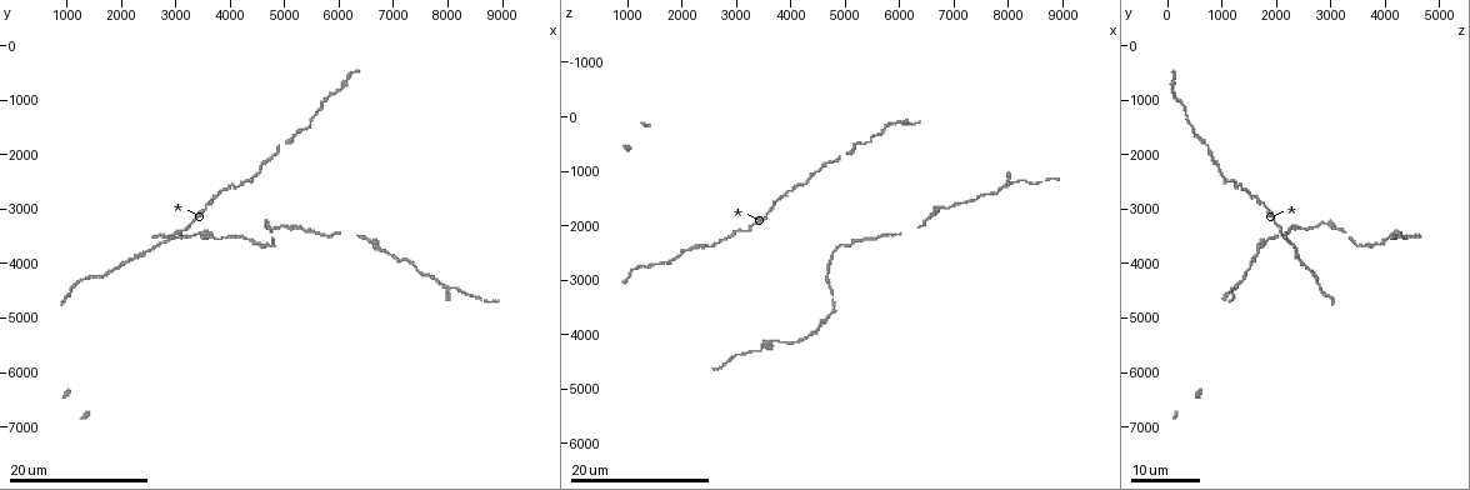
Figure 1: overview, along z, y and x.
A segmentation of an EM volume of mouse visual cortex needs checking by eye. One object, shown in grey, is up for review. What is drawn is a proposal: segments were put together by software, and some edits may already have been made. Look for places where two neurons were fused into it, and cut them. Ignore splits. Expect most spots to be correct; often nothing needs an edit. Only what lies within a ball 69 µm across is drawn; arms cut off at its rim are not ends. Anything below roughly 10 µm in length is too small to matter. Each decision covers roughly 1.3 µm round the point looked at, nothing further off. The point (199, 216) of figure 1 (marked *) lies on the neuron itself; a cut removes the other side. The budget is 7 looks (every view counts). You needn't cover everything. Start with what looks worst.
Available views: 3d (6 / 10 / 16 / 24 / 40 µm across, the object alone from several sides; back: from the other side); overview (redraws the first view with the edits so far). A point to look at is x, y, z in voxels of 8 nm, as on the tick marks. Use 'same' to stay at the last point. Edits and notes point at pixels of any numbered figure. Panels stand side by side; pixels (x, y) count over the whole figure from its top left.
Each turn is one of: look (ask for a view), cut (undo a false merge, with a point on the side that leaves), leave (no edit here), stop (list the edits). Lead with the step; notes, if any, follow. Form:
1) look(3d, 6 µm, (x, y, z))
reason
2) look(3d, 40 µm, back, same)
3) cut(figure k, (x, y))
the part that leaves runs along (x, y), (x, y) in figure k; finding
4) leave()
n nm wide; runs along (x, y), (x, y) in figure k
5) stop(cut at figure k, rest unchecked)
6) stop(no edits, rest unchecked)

look(3d, 16 µm, (3650, 3500, 4100))
sudden change in width

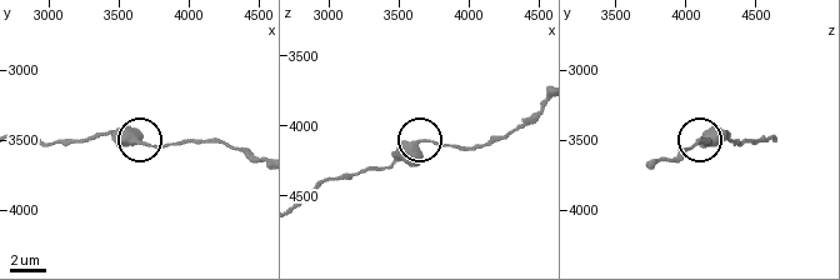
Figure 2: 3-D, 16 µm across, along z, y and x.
look(3d, 6 µm, (3680, 3540, 4140))
zoom in

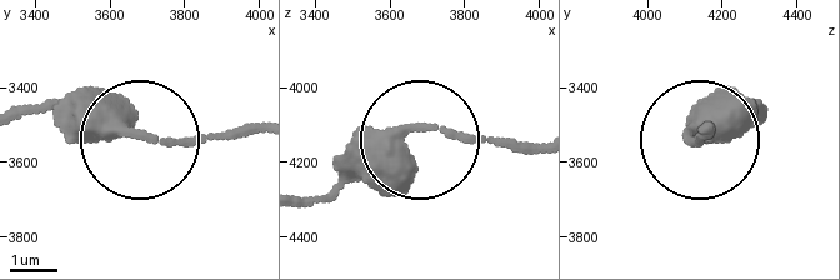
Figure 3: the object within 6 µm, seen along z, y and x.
look(3d, 6 µm, back, same)

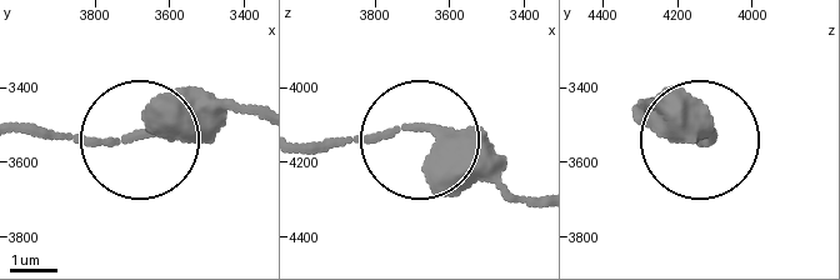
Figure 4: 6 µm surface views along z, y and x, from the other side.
leave()
runs along (30, 133), (114, 145), (186, 133), (230, 109) in figure 4; all the same neuron

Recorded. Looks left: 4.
look(3d, 16 µm, (7950, 4450, 1250))

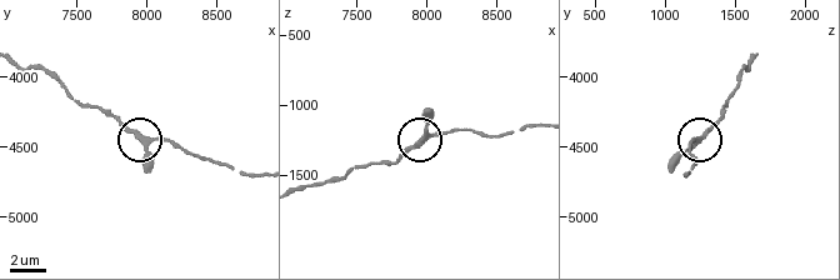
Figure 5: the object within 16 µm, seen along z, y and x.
look(3d, 6 µm, (7980, 4460, 1240))
zoom in

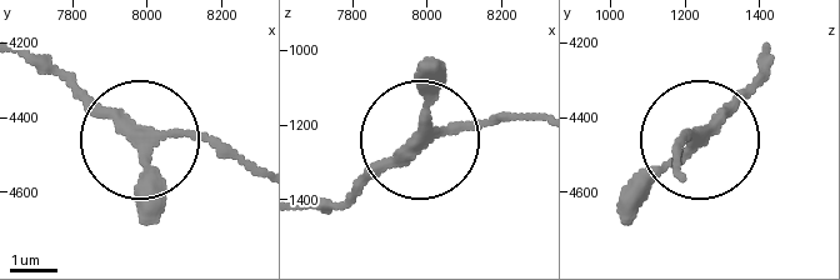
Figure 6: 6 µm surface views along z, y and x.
leave()
continuous, no second neuron

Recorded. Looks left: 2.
look(3d, 16 µm, (3550, 3000, 1850))

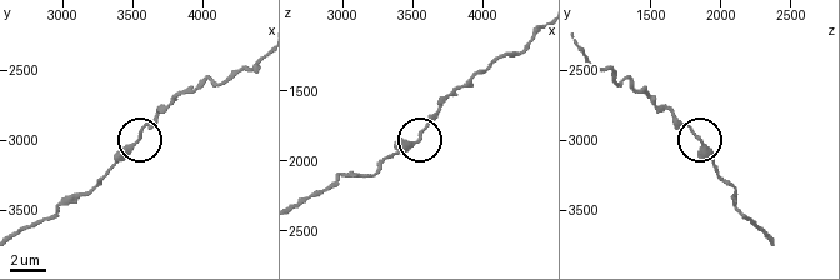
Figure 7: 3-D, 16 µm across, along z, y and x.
look(3d, 10 µm, (3540, 3000, 1860))

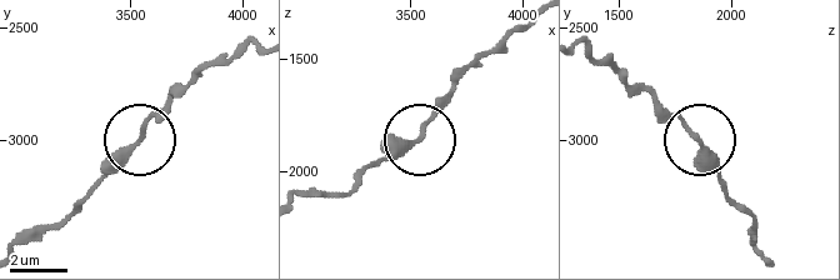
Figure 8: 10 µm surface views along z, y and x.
leave()
side arm 39 µm; one neuron here

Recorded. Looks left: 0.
stop(no edits, rest unchecked)

